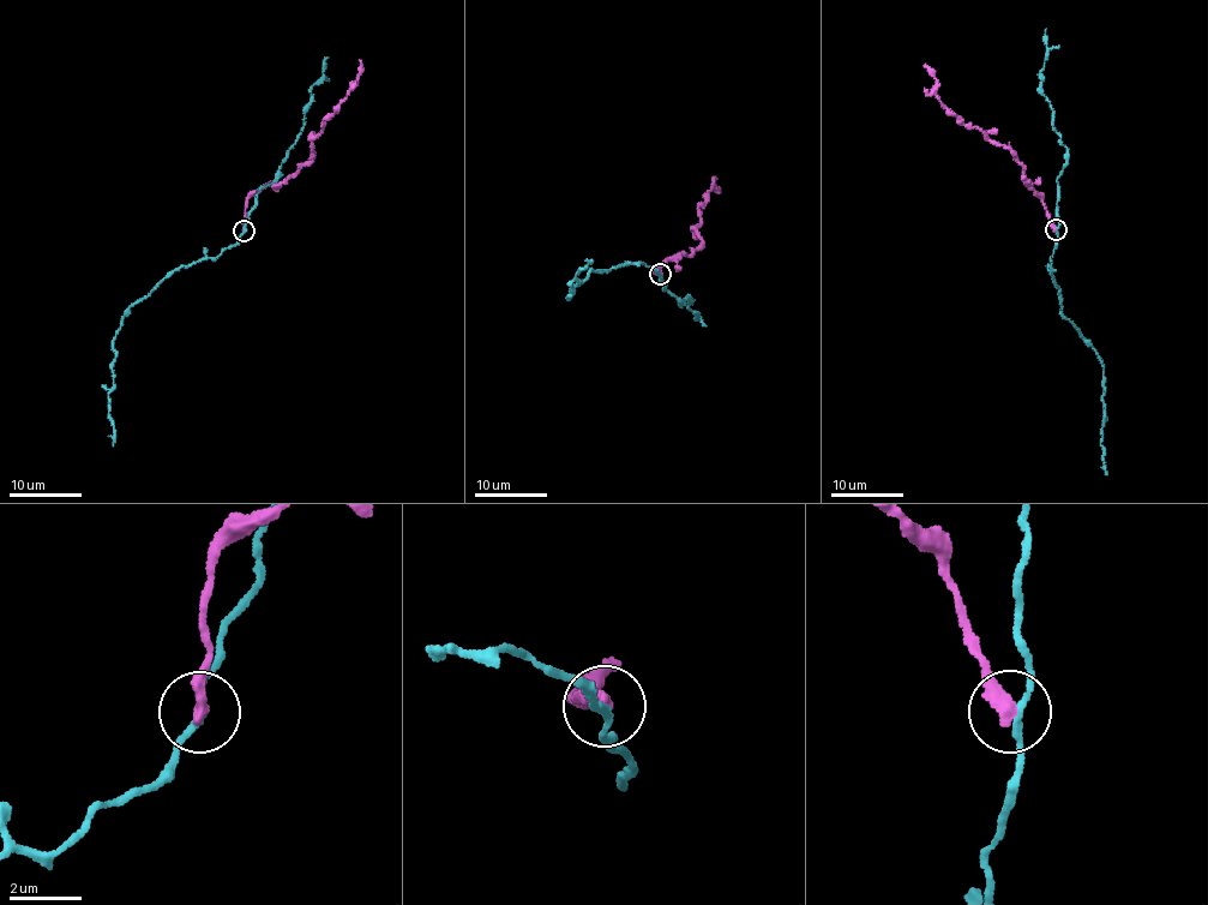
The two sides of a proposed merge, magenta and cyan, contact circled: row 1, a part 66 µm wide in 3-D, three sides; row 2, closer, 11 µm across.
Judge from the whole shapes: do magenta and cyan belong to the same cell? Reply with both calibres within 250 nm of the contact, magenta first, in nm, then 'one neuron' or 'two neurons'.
420/180 nm | two neurons

